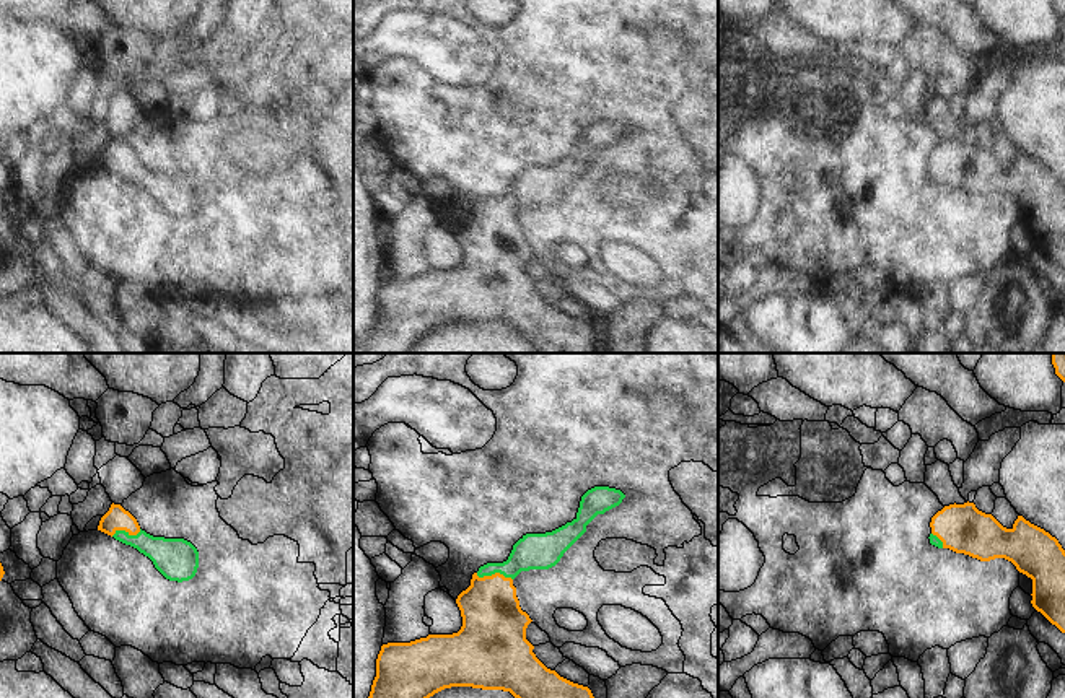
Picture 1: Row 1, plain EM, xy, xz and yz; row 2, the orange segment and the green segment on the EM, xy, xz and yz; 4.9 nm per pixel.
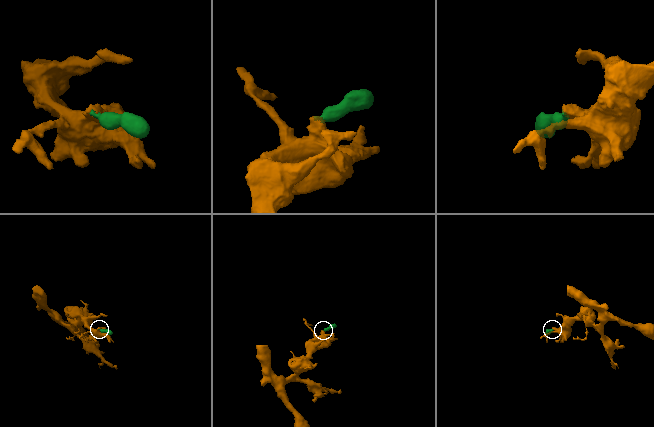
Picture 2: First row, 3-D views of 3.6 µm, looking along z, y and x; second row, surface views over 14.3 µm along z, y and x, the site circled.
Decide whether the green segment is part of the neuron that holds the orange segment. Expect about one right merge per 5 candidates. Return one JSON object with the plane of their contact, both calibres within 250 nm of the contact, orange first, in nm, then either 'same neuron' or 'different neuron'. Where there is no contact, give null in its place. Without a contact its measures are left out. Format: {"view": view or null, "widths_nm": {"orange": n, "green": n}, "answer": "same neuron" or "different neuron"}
{"view": "xz", "widths_nm": {"orange": 320, "green": 180}, "answer": "same neuron"}

